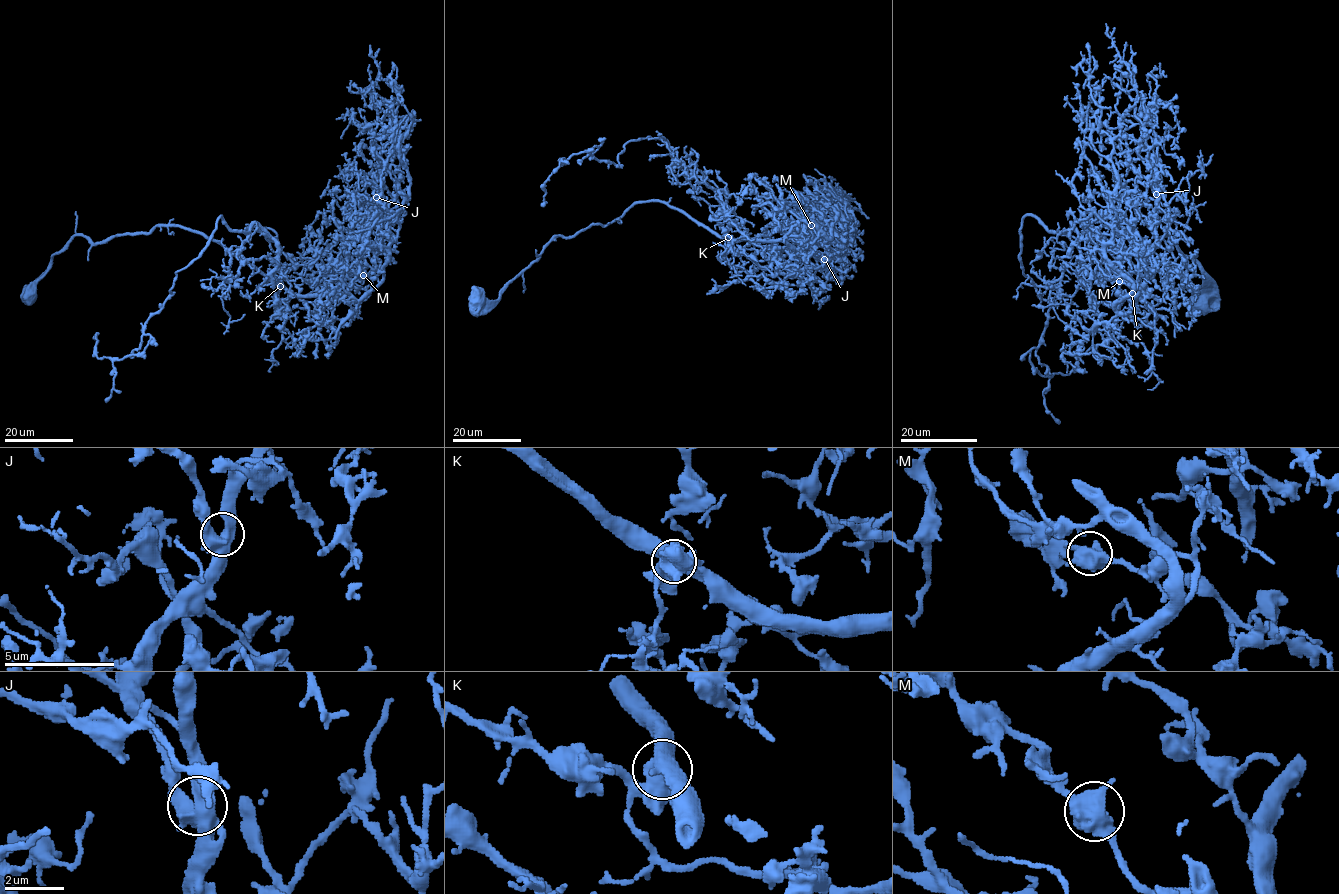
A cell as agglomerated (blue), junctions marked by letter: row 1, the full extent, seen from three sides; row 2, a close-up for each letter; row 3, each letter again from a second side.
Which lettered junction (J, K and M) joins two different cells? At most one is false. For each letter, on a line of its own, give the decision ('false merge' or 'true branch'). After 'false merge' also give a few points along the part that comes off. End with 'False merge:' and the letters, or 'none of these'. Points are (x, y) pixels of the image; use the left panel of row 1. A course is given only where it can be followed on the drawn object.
J: true branch
K: false merge; course (280, 286), (276, 242), (254, 223), (233, 231), (221, 216), (145, 324), (145, 349), (98, 358), (95, 339)
M: true branch
False merge: K

